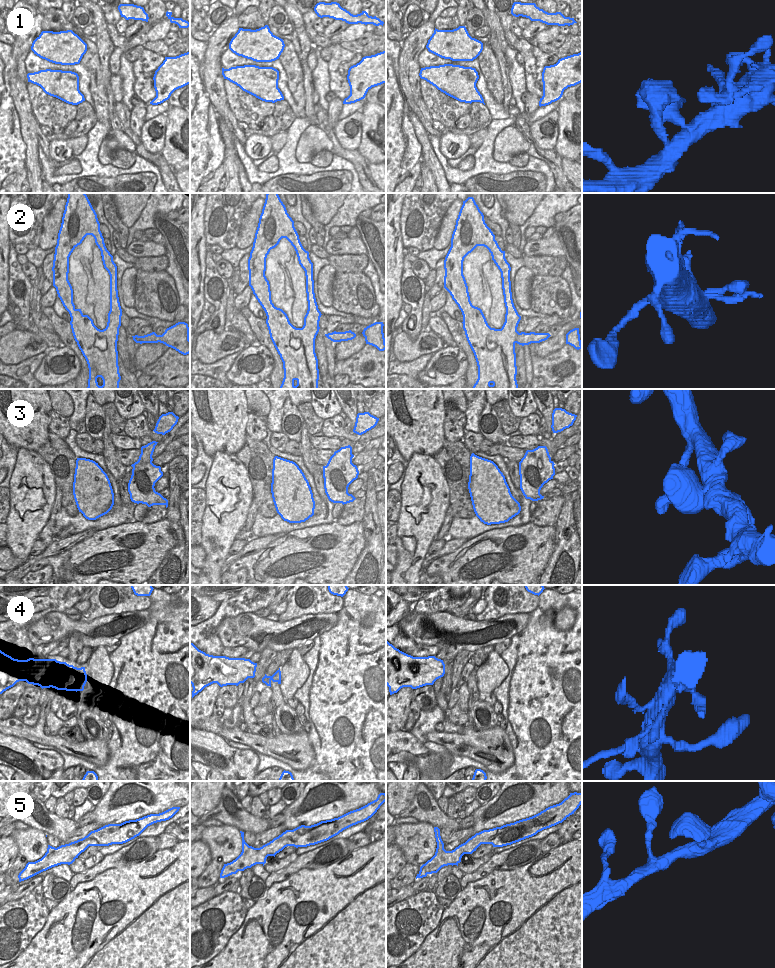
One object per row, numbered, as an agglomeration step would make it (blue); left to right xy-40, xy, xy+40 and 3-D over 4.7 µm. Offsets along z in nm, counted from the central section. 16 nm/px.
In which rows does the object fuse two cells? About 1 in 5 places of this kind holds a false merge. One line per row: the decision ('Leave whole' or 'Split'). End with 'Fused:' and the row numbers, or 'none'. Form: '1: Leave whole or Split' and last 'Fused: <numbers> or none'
1: Leave whole
2: Leave whole
3: Leave whole
4: Leave whole
5: Leave whole
Fused: none.

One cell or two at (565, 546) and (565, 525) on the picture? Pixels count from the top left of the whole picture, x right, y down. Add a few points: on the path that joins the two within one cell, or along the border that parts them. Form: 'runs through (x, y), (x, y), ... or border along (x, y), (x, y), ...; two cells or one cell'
runs through (561, 541), (561, 530); one cell

